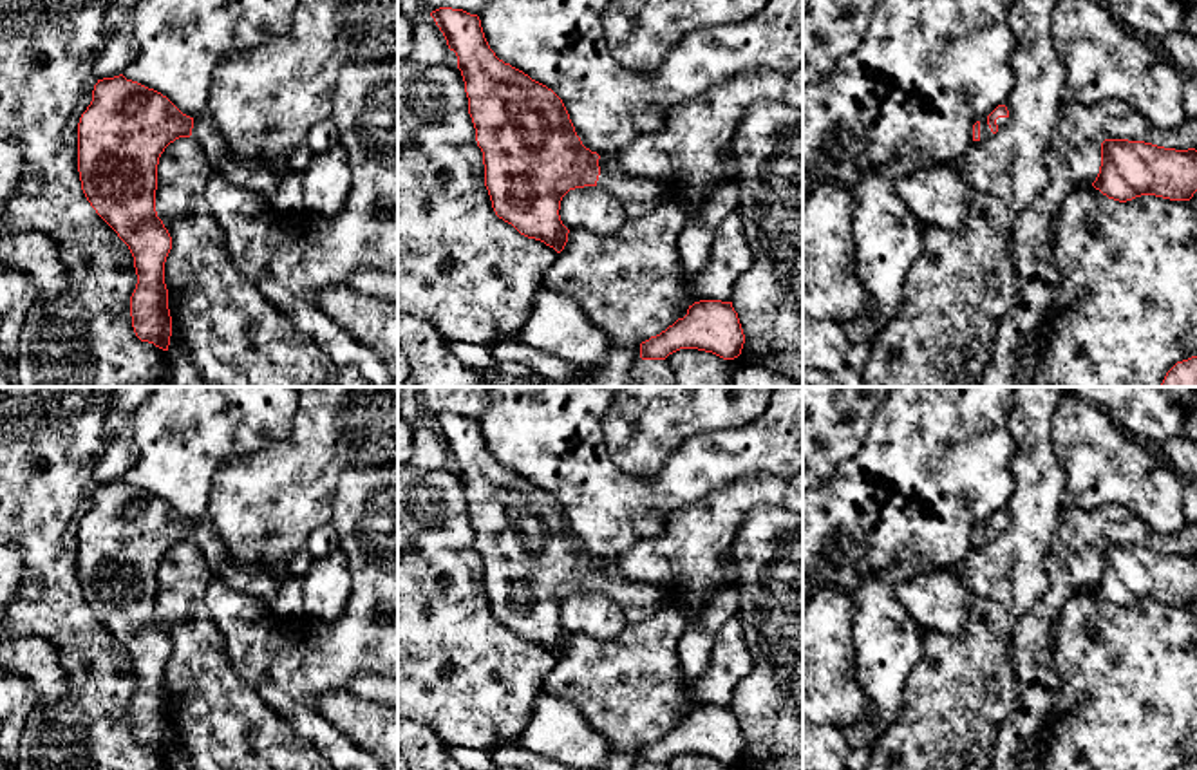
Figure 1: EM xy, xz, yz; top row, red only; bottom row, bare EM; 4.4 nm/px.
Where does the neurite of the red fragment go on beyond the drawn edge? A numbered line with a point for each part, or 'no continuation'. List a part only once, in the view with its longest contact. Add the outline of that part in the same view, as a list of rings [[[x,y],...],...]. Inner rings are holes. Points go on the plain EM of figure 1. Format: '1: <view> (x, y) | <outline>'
1: xz (640, 600) | [[[600,562],[598,571],[597,591],[618,602],[629,624],[644,622],[656,611],[669,607],[662,589],[649,582],[627,578],[617,562]]]

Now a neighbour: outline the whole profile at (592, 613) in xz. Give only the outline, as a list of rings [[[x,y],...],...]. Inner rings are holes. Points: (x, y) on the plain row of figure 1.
[[[600,591],[570,595],[559,620],[568,634],[582,633],[597,640],[615,638],[629,624],[620,604]]]

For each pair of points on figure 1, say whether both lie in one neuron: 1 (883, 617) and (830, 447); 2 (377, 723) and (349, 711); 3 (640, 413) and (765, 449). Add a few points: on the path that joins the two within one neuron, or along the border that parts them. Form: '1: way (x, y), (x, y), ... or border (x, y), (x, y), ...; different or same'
1: border (865, 434), (863, 445), (821, 483); different
2: way (369, 723), (357, 718); same
3: border (745, 423), (693, 434), (669, 456); different

